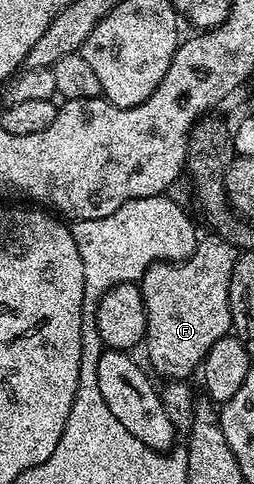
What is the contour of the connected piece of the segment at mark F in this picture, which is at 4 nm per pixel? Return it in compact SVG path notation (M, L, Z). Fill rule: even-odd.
M209 234L202 245L184 262L155 262L149 265L148 271L138 280L142 293L142 301L146 309L146 344L148 343L148 359L152 362L151 370L157 376L165 375L168 381L184 381L192 370L203 364L206 353L210 353L210 345L223 335L232 331L232 314L230 313L230 273L234 273L234 265L238 254L237 248L227 243L219 235Z

